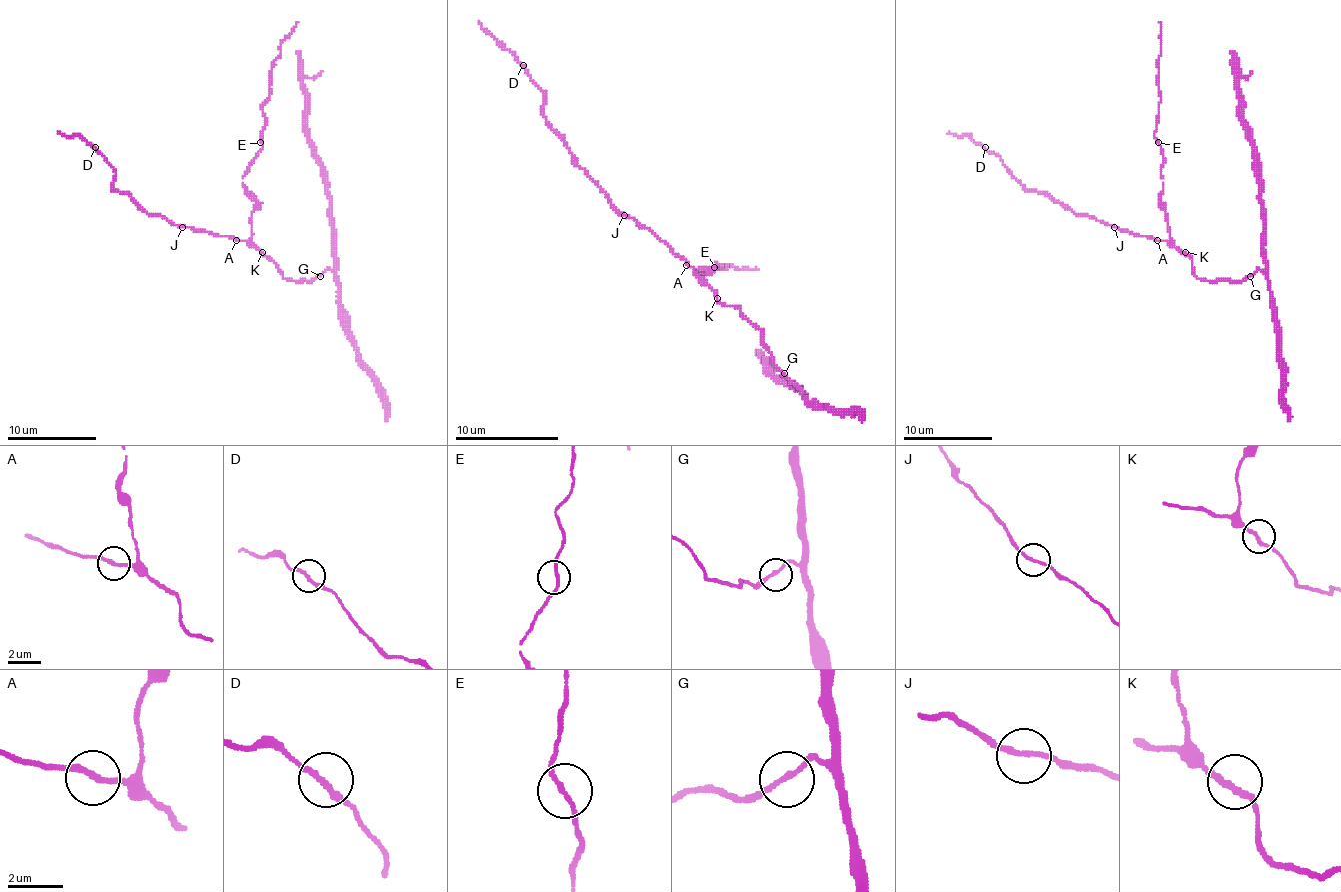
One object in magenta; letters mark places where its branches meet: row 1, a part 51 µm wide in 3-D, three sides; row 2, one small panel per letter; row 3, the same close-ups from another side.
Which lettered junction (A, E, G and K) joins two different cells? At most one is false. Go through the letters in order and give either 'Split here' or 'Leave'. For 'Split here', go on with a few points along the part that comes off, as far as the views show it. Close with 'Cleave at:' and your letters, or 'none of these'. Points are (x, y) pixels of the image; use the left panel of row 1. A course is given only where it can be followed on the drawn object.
A: Leave
E: Leave
G: Leave
K: Leave
Cleave at: none of these

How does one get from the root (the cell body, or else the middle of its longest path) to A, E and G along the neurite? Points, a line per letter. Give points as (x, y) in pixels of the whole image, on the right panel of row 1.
A: (1185, 254), (1165, 240), (1156, 240)
E: (1185, 254), (1174, 245), (1170, 236), (1167, 214), (1161, 200), (1163, 149), (1158, 142)
G: (1185, 254), (1192, 260), (1192, 272), (1199, 278), (1243, 281), (1250, 276)

